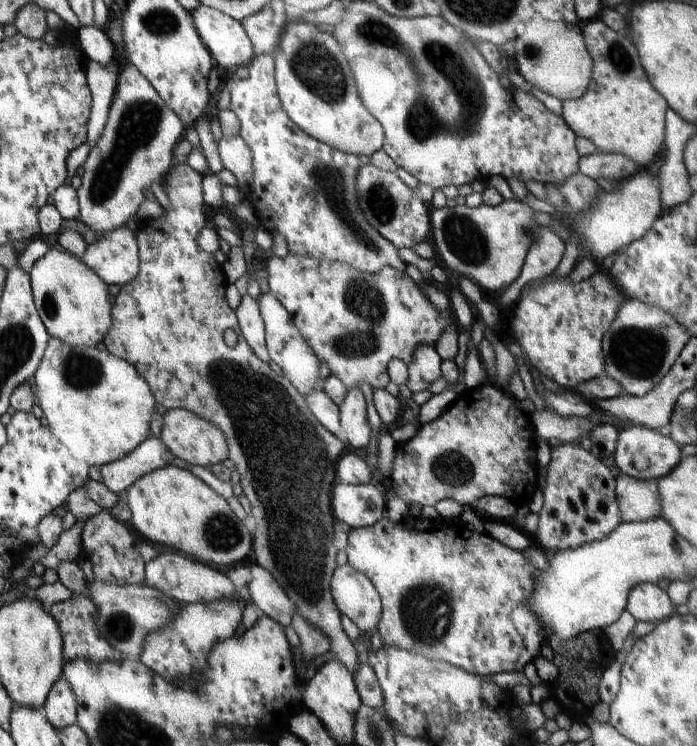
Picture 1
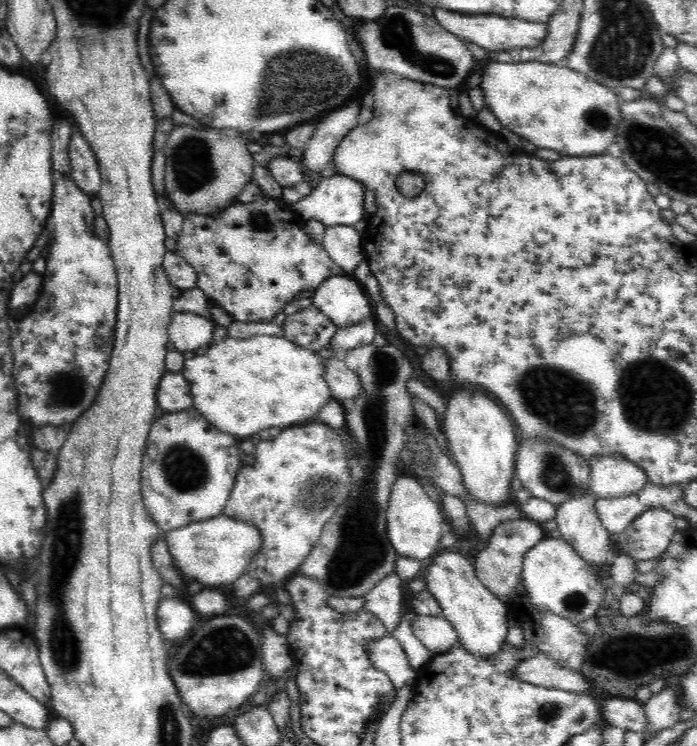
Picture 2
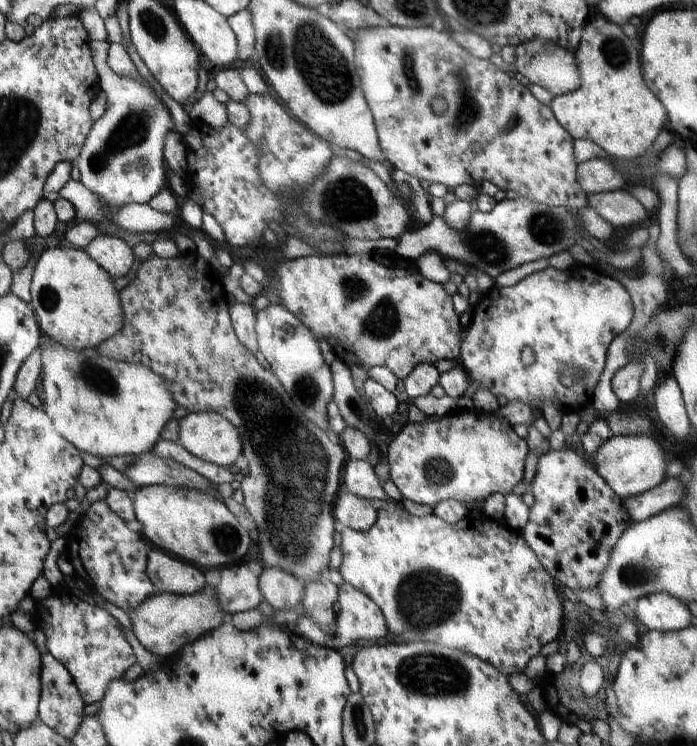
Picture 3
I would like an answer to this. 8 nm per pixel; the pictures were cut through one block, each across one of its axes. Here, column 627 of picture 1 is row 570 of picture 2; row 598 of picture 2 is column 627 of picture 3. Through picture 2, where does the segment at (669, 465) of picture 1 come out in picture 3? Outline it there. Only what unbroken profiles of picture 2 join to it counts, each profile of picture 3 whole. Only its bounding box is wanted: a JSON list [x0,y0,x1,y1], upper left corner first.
[593,435,668,500]

